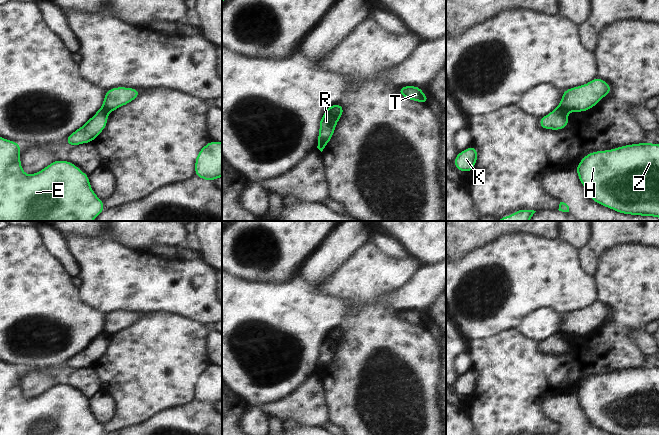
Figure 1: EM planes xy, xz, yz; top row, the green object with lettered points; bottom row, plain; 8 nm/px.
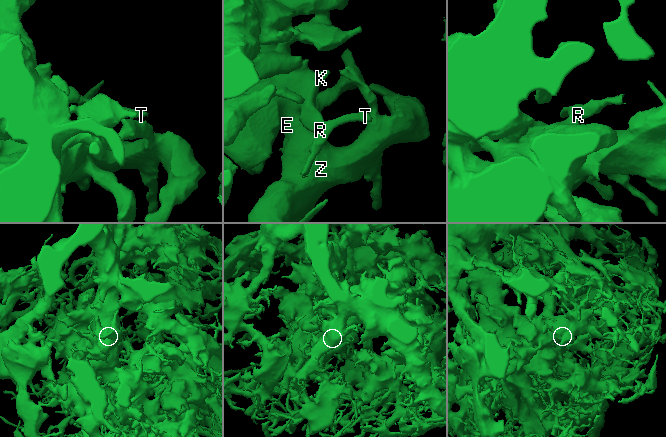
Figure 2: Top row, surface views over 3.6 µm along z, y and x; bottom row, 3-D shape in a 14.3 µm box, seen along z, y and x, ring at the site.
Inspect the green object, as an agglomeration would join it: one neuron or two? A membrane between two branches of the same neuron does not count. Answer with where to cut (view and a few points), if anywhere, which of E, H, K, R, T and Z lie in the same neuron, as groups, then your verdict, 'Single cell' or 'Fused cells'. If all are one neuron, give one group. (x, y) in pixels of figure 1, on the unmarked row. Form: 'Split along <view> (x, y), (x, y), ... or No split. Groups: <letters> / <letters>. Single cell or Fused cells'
Split along yz (559, 330), (566, 336). Groups: E H K Z / R T. Fused cells.

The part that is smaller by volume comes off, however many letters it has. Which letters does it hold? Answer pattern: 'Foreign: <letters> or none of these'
Foreign: R, T

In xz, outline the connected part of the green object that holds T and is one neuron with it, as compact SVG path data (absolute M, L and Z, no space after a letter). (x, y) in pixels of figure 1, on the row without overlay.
M403 310L400 313L398 313L398 317L412 325L418 325L422 327L428 328L429 322L427 319L424 319L422 316L422 312L419 312L417 310Z

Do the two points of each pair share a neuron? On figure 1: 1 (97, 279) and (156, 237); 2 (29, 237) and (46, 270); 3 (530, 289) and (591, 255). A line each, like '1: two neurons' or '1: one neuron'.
1: two neurons
2: one neuron
3: two neurons

